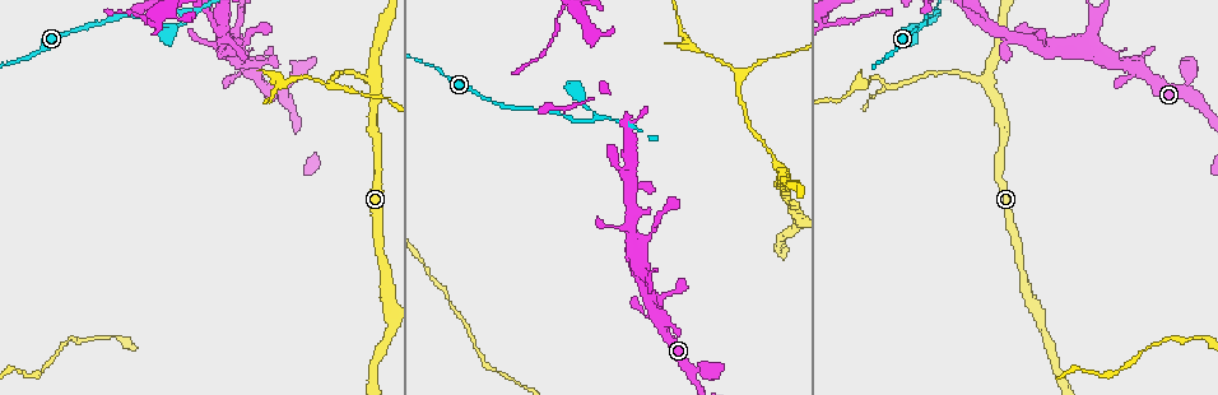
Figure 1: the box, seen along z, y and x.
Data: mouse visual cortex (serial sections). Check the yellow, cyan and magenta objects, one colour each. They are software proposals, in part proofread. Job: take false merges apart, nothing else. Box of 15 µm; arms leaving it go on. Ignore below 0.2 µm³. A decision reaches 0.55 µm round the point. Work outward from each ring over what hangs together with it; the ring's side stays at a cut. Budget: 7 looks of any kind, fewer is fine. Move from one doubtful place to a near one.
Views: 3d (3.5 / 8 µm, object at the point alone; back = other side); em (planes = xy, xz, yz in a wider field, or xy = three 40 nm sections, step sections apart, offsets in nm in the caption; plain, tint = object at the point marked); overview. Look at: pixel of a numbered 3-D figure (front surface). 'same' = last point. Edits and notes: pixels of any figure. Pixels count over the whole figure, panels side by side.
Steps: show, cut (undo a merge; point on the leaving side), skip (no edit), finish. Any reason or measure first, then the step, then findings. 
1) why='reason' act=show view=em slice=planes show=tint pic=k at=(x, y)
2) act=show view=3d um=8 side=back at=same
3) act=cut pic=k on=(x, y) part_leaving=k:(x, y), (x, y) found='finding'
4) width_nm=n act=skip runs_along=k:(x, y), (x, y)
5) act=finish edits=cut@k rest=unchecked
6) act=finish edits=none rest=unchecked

why='narrows sharply' act=show view=3d um=3.5 pic=1 at=(598, 116)

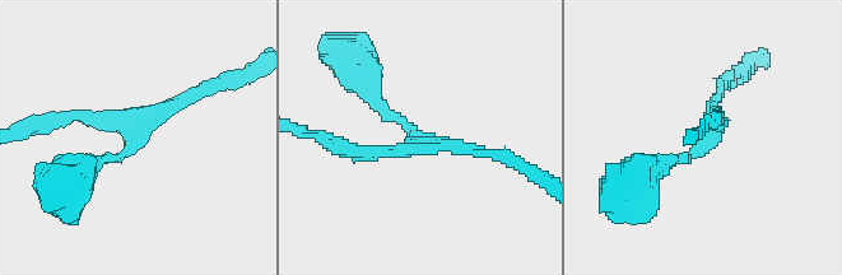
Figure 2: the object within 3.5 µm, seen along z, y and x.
arms=3 arm_widths_nm=150,150,150 act=show view=em slice=xy step=2 show=tint pic=2 at=(417, 145)

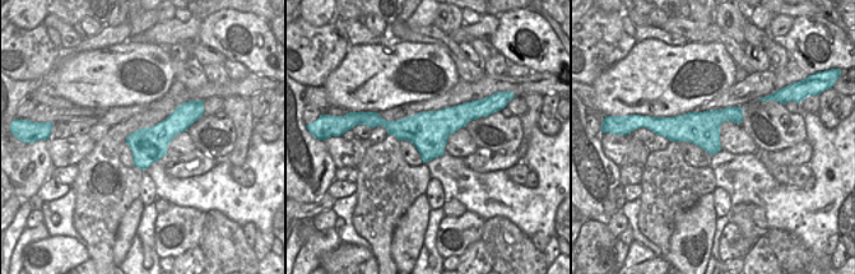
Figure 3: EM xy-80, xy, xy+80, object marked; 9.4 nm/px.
act=skip runs_along=2:(713, 121), (697, 153), (655, 168) found='continuous, no second cell'

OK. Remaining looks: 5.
why='thin arm on a thick one' act=show view=3d um=3.5 pic=1 at=(646, 282)

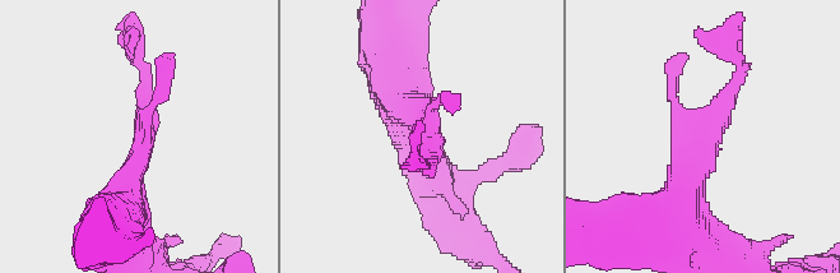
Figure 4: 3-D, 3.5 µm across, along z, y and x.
act=show view=em slice=planes show=plain pic=4 at=(701, 134)

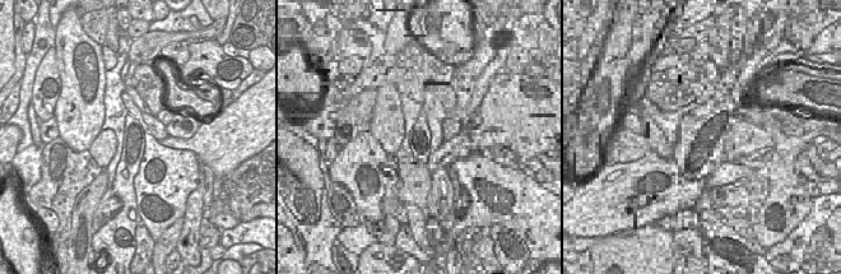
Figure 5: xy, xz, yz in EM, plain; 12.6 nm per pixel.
why='with the object marked' act=show view=em slice=planes show=tint at=same

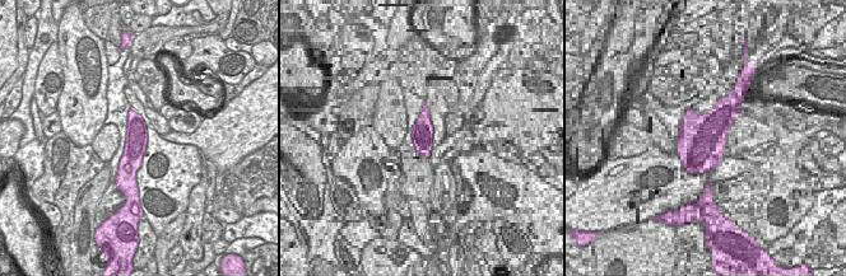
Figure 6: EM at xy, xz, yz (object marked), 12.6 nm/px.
arms=3 act=skip runs_along=6:(131, 113), (134, 120), (133, 176) found='one cell here'

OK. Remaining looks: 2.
why='sharp bend' act=show view=3d um=3.5 pic=1 at=(892, 87)

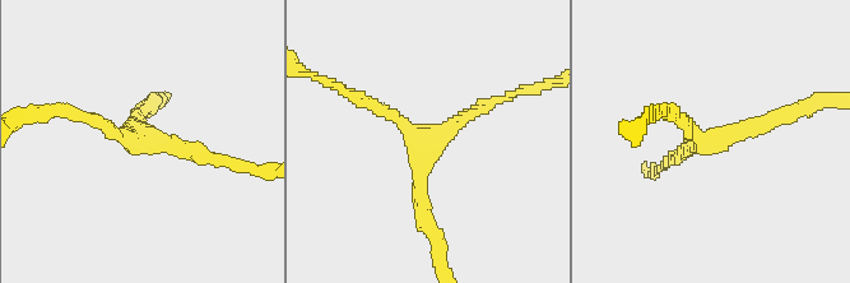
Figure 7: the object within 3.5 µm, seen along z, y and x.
arms=3 arm_widths_nm=150,200,200 act=show view=em slice=xy step=5 show=tint pic=7 at=(712, 142)

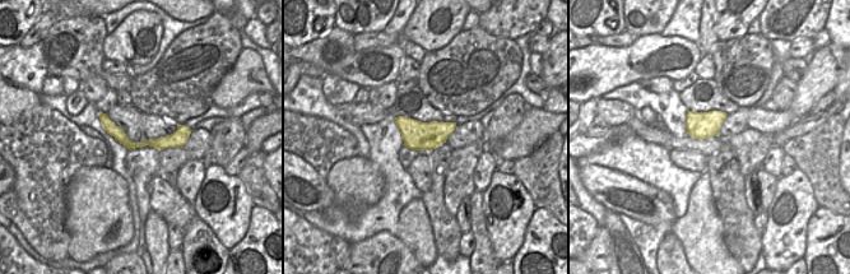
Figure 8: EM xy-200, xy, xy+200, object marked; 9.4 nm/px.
act=skip runs_along=8:(102, 116), (129, 144), (186, 133) found='continuous, no second cell'

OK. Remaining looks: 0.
act=finish edits=none rest=unchecked

